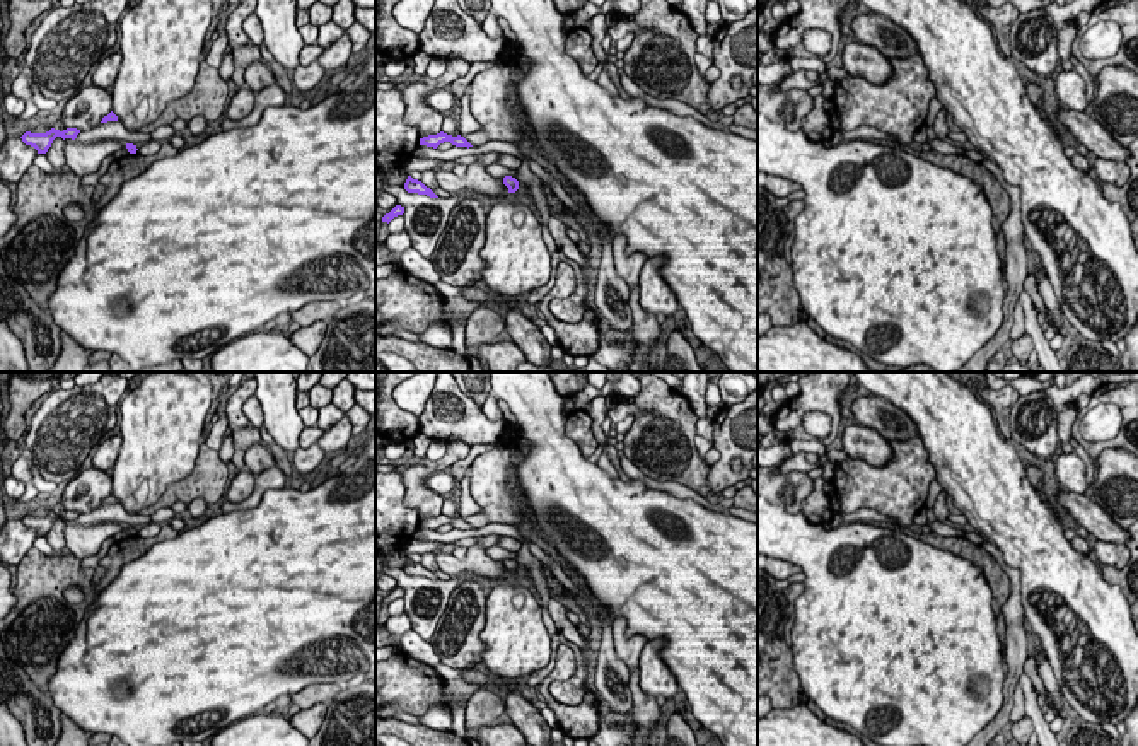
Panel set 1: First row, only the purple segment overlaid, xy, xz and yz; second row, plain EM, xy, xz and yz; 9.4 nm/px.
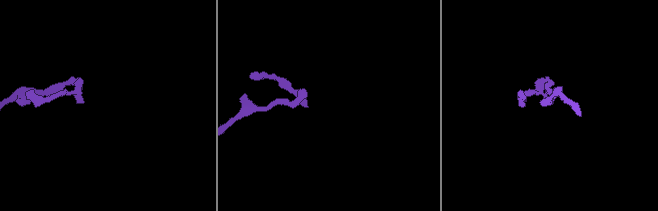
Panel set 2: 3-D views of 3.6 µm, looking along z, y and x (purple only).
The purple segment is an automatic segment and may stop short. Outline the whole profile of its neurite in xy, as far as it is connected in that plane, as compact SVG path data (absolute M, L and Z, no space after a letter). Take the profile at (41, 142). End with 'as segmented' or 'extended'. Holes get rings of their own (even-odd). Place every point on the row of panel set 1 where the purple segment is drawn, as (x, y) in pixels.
M51 128L46 133L26 131L20 138L26 145L34 147L38 154L46 154L56 137L75 140L78 133L80 130L77 128L67 128L63 131Z | as segmented

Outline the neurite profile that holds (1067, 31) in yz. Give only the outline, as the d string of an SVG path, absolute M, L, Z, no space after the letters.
M1066 20L1058 27L1058 55L1060 55L1060 65L1065 72L1073 70L1073 65L1070 61L1071 55L1071 43L1077 36L1078 26L1075 20Z

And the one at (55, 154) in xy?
M56 137L48 152L44 154L56 171L67 167L63 149L65 149L65 140L61 137Z

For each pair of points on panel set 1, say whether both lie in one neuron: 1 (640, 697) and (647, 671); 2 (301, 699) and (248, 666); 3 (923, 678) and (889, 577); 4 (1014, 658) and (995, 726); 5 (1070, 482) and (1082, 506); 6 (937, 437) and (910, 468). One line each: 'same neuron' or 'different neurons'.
1: different neurons
2: different neurons
3: same neuron
4: same neuron
5: different neurons
6: different neurons

